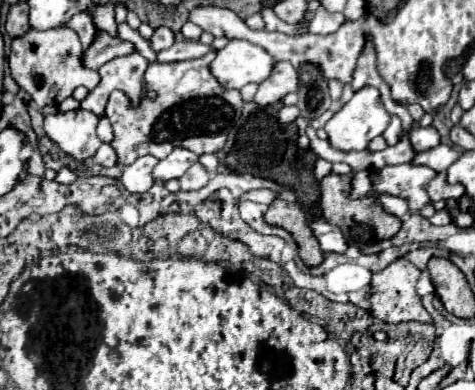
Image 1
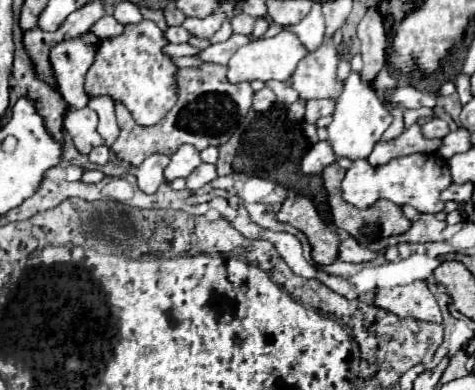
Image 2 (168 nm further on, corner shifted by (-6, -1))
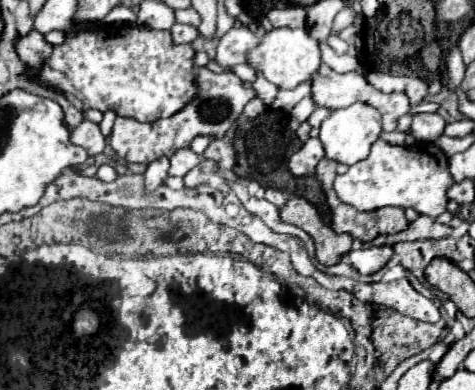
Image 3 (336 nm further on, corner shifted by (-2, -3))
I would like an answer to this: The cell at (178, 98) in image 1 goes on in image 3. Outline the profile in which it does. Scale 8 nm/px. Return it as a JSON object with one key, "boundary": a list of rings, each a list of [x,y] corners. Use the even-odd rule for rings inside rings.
{"boundary":[[[199,68],[197,76],[193,80],[197,92],[193,100],[183,106],[175,116],[161,118],[149,124],[141,124],[133,118],[121,118],[117,116],[113,132],[109,136],[111,148],[117,152],[119,158],[125,162],[139,162],[139,164],[149,164],[161,156],[171,158],[171,154],[179,148],[189,148],[191,142],[197,136],[209,136],[209,138],[223,138],[227,130],[237,122],[241,116],[245,104],[255,96],[253,88],[247,88],[239,76],[233,72],[211,72],[207,68]]]}

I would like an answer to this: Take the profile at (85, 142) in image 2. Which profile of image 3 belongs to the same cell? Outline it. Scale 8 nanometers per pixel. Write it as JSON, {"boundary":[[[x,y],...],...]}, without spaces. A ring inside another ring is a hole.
{"boundary":[[[87,118],[83,120],[83,124],[79,124],[77,128],[71,130],[71,142],[75,146],[85,148],[89,152],[89,156],[101,154],[105,148],[105,138],[103,138],[99,126]]]}

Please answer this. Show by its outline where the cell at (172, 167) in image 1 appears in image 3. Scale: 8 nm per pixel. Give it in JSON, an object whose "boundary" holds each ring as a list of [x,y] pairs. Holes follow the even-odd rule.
{"boundary":[[[181,148],[171,156],[171,168],[169,176],[185,176],[191,168],[195,168],[201,162],[201,158],[191,148]]]}

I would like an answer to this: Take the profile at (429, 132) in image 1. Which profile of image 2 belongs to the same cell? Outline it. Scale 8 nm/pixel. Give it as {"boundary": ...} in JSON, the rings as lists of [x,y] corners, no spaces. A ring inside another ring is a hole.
{"boundary":[[[431,118],[429,122],[425,122],[425,124],[421,126],[421,134],[423,134],[425,138],[445,138],[445,136],[449,134],[449,126],[447,126],[447,122],[441,120],[441,118]]]}

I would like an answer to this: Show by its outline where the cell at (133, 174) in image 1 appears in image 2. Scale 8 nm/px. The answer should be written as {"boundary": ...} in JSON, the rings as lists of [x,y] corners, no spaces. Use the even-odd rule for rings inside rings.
{"boundary":[[[153,154],[149,156],[141,166],[135,168],[135,176],[137,176],[137,184],[145,194],[153,194],[159,184],[165,182],[163,170],[169,164],[169,156],[165,154]]]}

